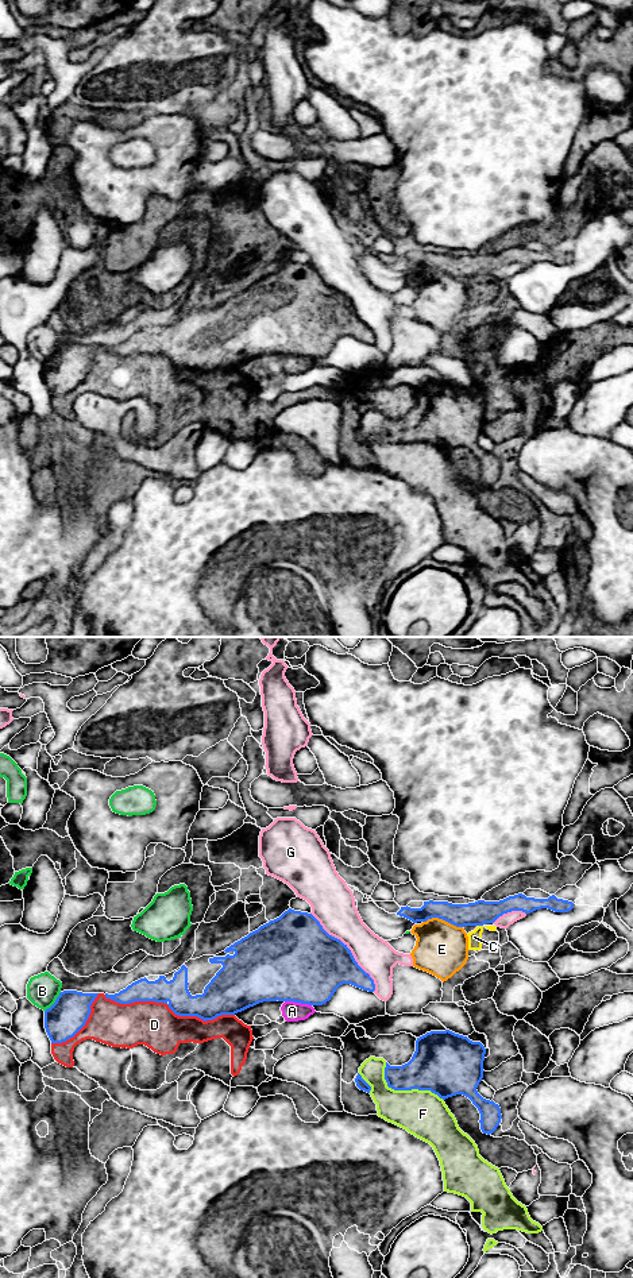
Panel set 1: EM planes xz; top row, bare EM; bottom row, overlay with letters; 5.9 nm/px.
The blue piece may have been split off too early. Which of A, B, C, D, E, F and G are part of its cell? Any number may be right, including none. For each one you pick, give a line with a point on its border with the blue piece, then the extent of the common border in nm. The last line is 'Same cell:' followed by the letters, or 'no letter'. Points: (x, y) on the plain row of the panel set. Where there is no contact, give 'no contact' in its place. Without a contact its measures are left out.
Same cell: no letter

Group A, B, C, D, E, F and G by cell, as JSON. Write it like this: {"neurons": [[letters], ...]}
{"neurons": [["A", "C", "D"], ["B"], ["E"], ["F"], ["G"]]}

